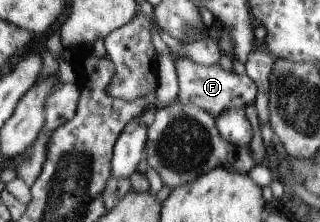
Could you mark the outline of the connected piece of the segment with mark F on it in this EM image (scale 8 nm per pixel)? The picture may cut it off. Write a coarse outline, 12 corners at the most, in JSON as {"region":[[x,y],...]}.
{"region":[[176,57],[178,101],[214,119],[260,92],[247,74]]}

